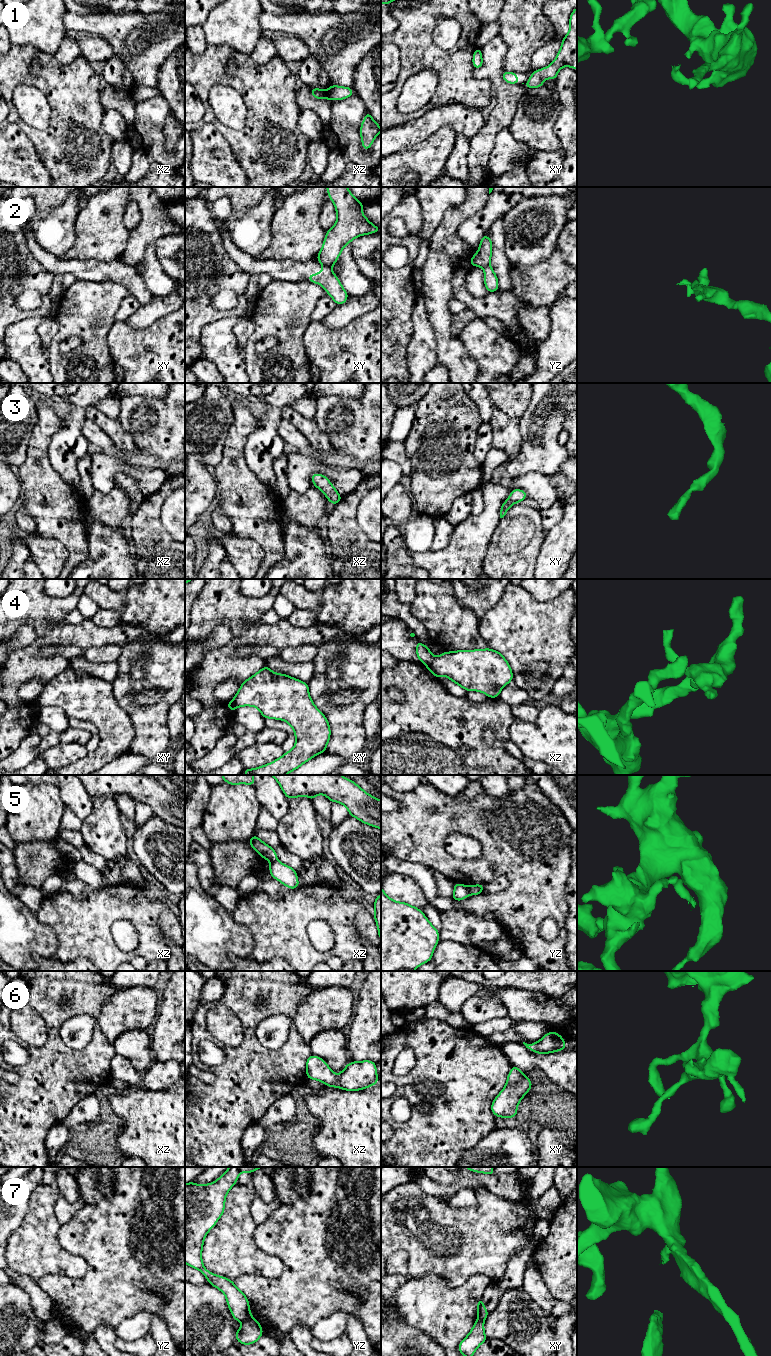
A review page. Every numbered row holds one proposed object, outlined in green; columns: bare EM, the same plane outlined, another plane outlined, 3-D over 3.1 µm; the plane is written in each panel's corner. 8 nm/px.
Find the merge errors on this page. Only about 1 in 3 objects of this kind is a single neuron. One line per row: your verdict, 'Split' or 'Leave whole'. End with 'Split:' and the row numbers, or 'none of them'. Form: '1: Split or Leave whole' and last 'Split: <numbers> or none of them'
1: Split
2: Split
3: Leave whole
4: Split
5: Split
6: Leave whole
7: Split
Split: 1, 2, 4, 5, 7

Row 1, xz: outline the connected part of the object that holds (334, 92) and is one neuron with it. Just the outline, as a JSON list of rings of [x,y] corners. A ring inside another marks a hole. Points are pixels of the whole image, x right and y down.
[[[332,85],[327,89],[327,96],[331,100],[343,100],[354,94],[353,89],[350,87],[342,87]]]

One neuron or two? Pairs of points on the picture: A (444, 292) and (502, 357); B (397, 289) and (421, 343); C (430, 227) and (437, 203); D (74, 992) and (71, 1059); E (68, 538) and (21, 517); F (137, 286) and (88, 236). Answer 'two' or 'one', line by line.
A: two
B: two
C: one
D: one
E: two
F: two

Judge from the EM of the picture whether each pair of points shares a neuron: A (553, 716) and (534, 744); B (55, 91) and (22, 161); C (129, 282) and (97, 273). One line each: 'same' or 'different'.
A: same
B: different
C: same

